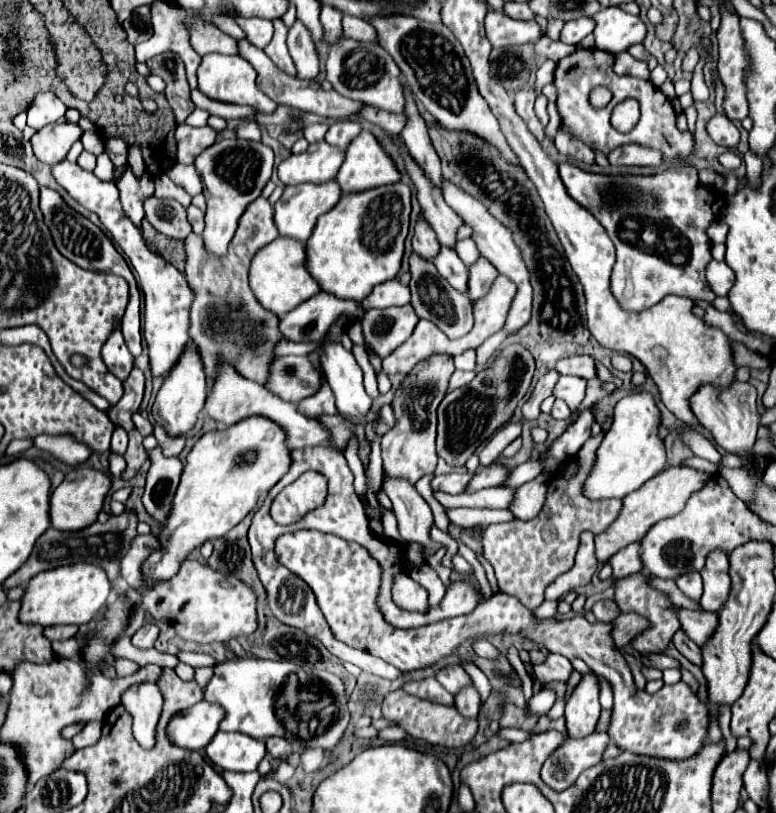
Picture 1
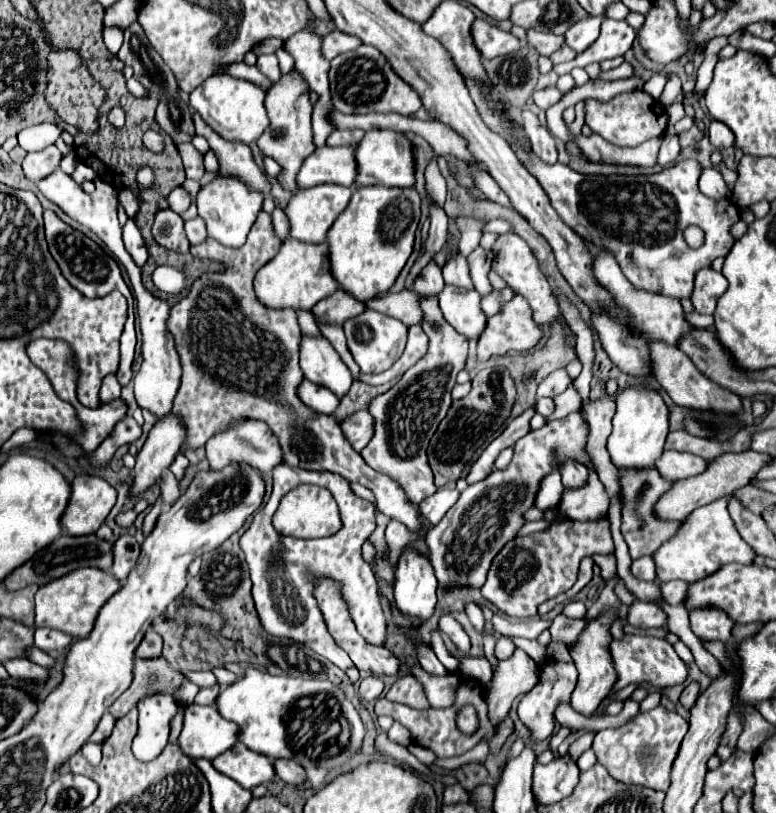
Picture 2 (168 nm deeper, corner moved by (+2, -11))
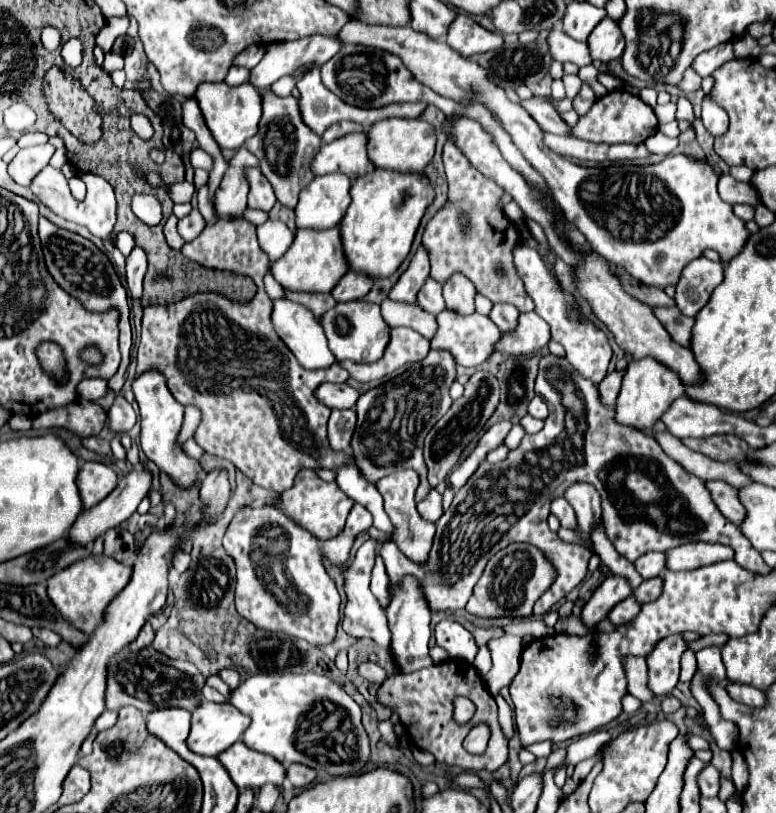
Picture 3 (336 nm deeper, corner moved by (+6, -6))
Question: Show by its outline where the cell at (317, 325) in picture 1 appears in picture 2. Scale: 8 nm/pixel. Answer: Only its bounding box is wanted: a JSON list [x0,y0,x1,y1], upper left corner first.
[312,288,366,324]

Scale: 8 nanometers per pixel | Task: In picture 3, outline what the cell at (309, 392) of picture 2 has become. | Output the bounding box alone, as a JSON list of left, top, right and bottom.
[314,383,358,409]

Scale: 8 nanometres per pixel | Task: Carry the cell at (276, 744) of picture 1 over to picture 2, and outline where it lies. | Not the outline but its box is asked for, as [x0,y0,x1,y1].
[274,760,304,784]

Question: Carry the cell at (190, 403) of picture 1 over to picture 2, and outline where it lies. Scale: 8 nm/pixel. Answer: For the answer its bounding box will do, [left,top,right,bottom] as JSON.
[130,416,186,496]

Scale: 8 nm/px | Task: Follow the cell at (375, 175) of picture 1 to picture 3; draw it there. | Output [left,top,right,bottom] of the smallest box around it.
[368,119,436,173]

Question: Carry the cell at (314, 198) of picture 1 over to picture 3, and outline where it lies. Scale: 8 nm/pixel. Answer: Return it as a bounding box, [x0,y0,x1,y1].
[294,173,350,229]

